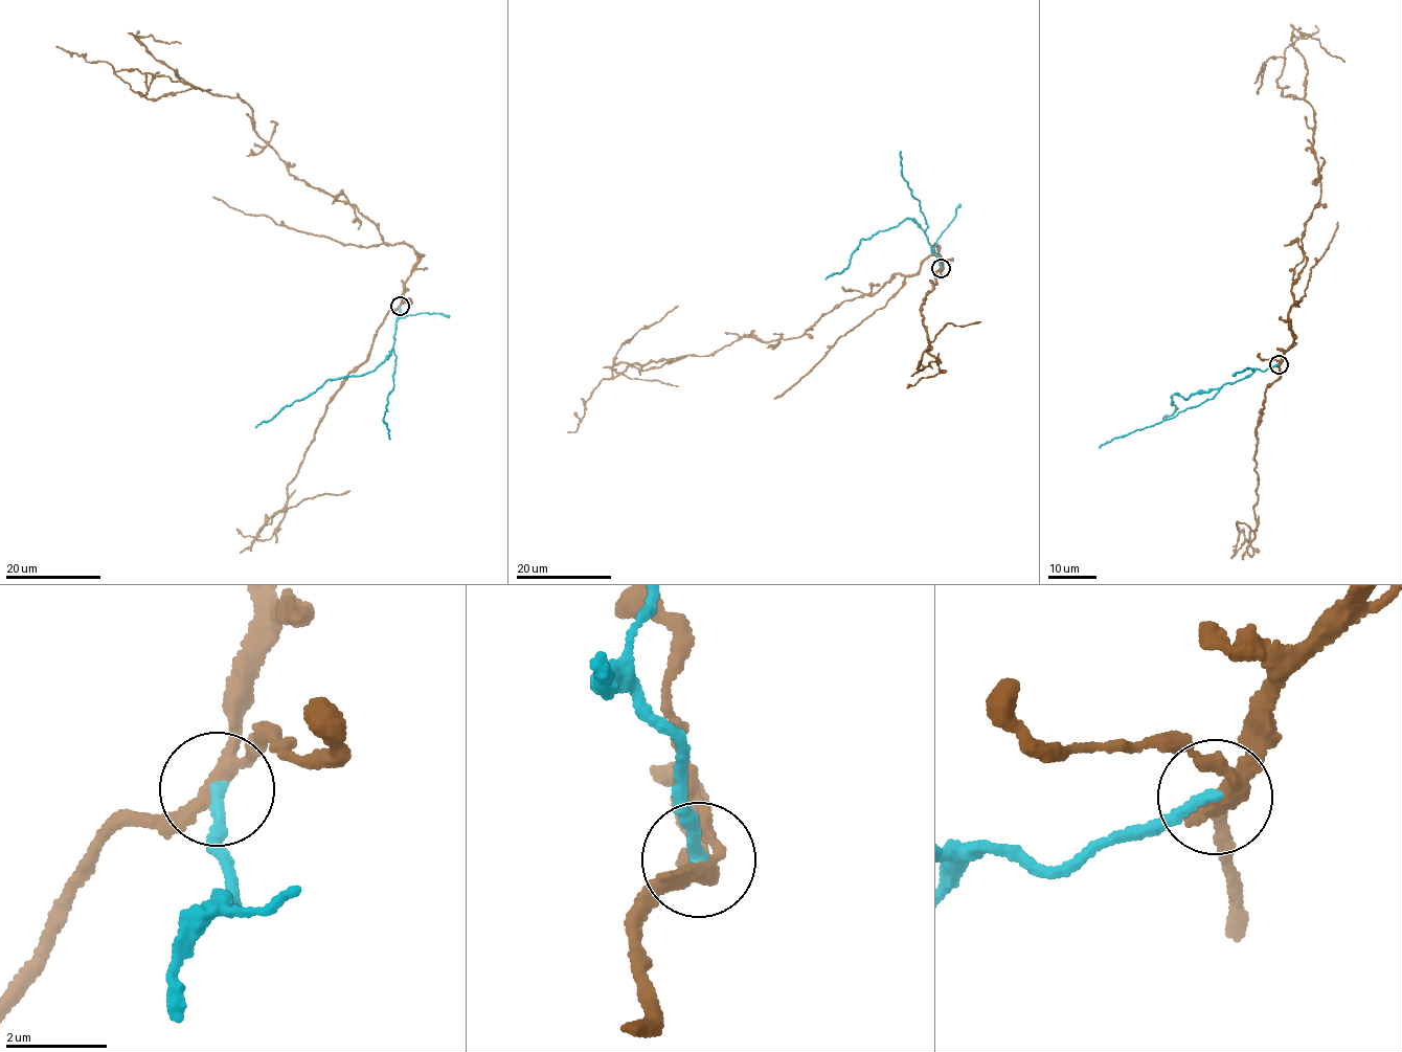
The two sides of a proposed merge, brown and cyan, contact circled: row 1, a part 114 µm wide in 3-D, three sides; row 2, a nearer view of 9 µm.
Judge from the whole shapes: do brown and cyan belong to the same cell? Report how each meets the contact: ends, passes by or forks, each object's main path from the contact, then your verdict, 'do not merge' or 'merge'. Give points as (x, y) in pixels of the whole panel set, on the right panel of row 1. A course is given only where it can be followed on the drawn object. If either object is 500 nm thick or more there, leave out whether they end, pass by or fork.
brown forks; cyan ends; course brown (1279, 363), (1321, 188), (1313, 109), (1276, 82), (1284, 57), (1265, 62), (1258, 93); course cyan (1279, 363), (1186, 399), (1172, 395), (1171, 403), (1176, 408), (1162, 420); do not merge

